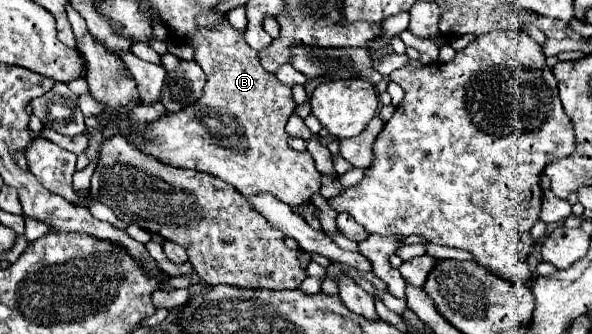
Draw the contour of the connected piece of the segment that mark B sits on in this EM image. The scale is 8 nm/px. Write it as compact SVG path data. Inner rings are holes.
M226 19L217 24L215 31L211 31L199 47L195 47L195 61L207 75L203 99L199 99L193 107L177 113L165 113L161 121L155 121L147 133L149 143L143 145L141 151L147 155L151 153L159 161L175 167L211 173L213 177L233 185L239 193L255 195L255 191L271 191L287 205L301 205L303 201L309 201L311 195L319 191L321 173L315 169L315 163L307 151L299 153L287 145L289 135L285 131L285 123L295 109L291 89L261 67L259 53L247 45L245 33L231 27Z

